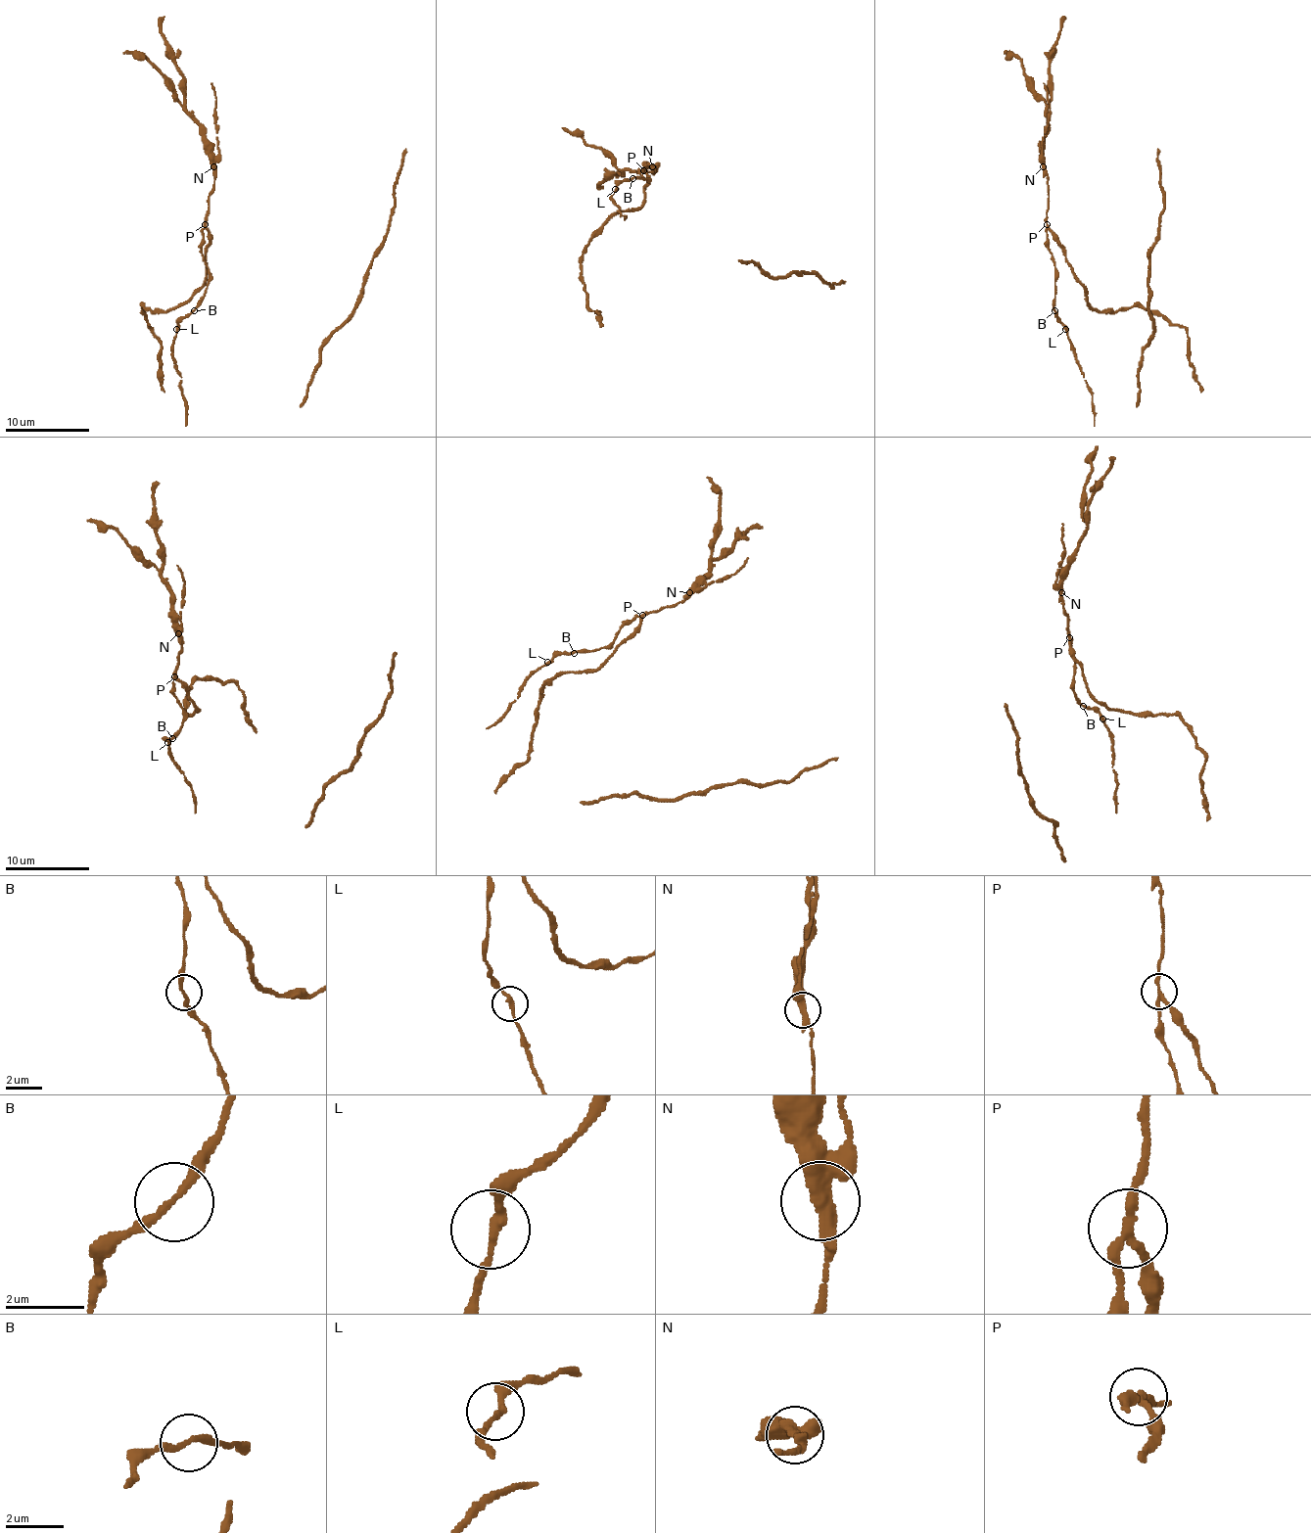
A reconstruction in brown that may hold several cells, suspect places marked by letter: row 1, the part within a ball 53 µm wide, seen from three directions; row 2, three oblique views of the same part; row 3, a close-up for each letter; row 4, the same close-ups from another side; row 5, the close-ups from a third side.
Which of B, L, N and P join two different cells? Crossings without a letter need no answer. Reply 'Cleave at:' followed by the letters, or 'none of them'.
Cleave at: N, P

